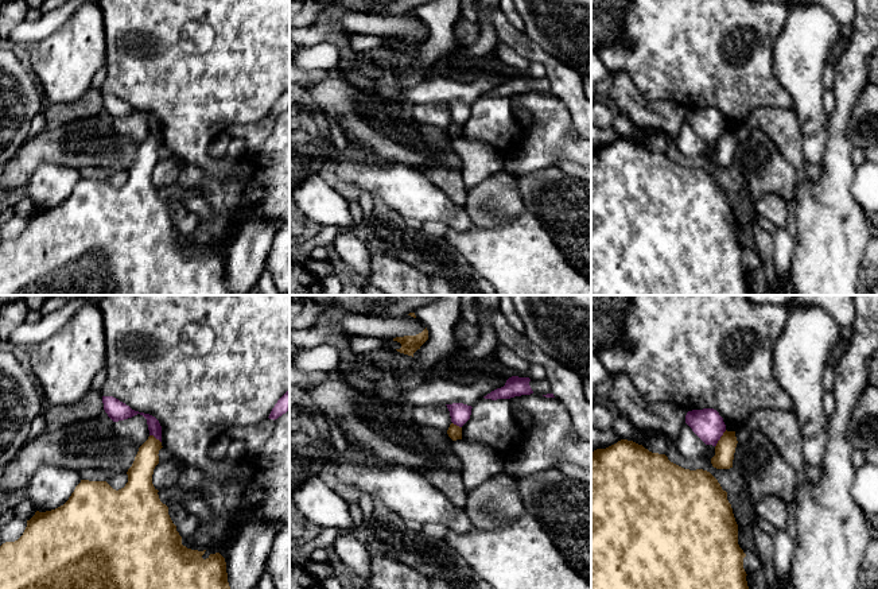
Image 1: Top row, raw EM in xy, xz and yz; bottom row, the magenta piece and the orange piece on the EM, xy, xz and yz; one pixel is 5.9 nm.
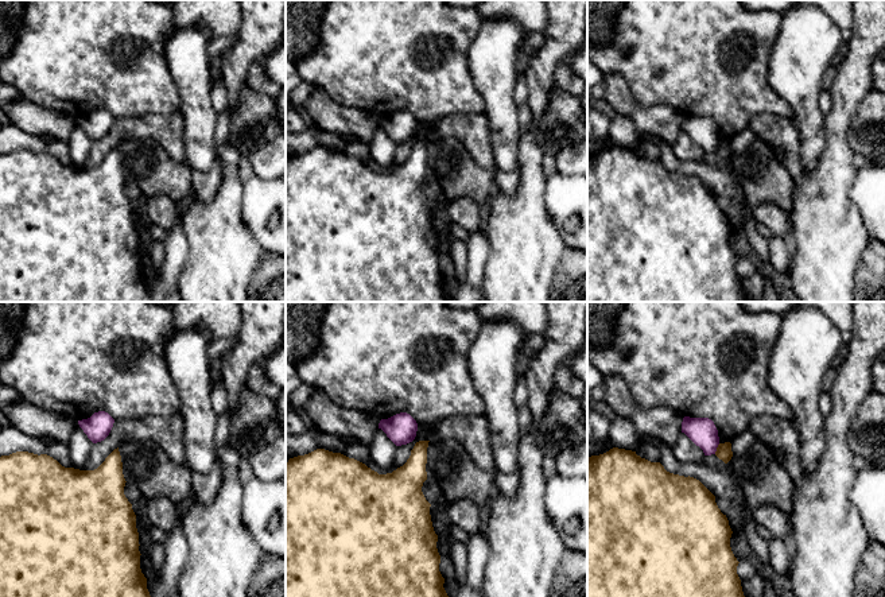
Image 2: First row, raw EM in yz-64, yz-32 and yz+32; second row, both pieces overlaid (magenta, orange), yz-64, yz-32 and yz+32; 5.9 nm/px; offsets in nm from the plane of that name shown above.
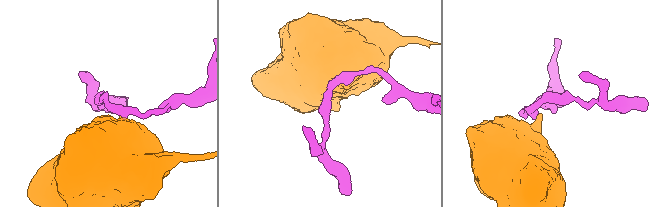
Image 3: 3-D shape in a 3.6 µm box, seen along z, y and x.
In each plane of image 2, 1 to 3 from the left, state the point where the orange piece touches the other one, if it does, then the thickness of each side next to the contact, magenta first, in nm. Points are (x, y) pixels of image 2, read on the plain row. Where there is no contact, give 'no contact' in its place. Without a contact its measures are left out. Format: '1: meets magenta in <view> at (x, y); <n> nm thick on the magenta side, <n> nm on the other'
1: no contact
2: no contact
3: meets magenta in yz+32 at (715, 147); 170 nm thick on the magenta side, 100 nm on the other

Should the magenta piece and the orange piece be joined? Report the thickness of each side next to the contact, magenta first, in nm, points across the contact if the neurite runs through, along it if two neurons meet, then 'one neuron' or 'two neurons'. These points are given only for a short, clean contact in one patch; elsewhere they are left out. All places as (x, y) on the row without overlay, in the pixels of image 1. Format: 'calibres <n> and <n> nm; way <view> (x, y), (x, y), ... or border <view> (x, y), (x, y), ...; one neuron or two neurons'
calibres 180 and 120 nm; border yz (726, 128), (715, 144); two neurons

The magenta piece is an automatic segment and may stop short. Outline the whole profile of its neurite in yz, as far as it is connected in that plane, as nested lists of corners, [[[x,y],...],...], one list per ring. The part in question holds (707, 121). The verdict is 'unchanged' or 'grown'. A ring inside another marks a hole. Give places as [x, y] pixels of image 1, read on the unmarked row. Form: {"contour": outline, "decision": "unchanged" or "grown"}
{"contour": [[[714,106],[692,108],[685,113],[685,121],[706,142],[716,144],[726,129],[726,123]]], "decision": "unchanged"}

